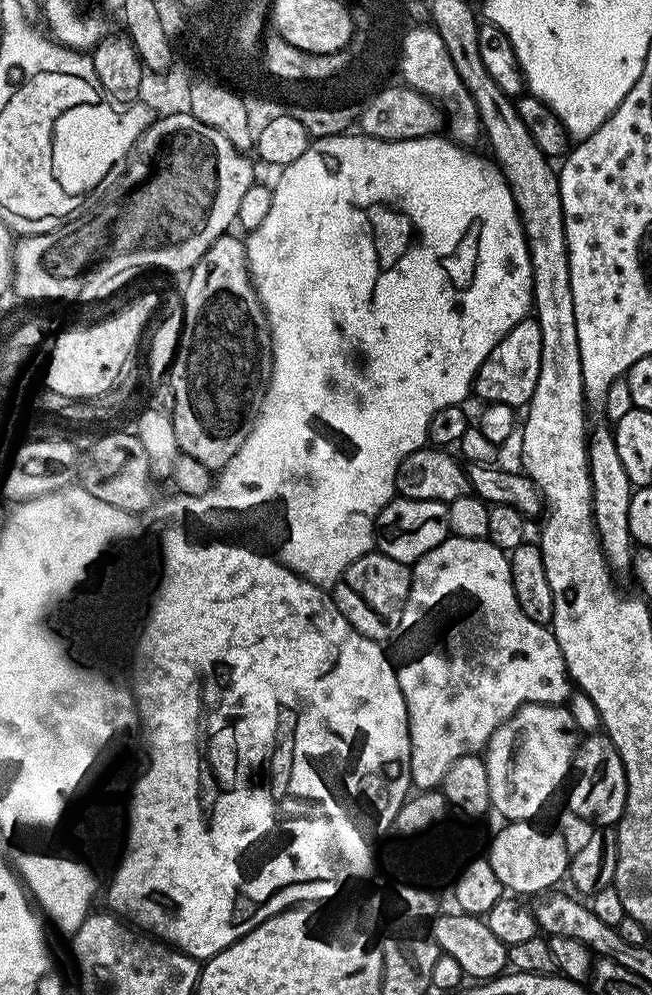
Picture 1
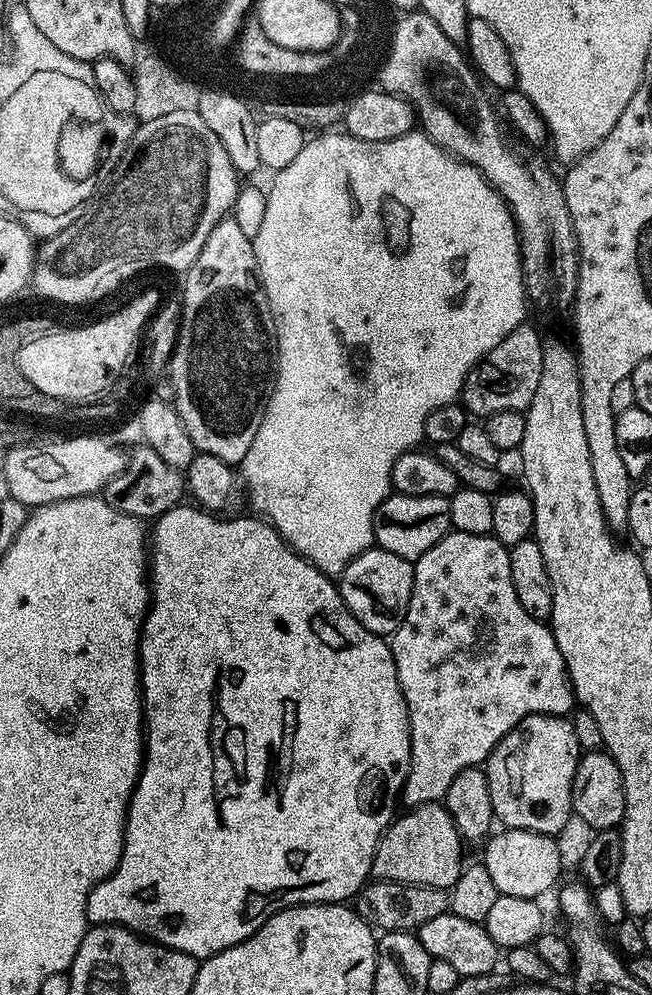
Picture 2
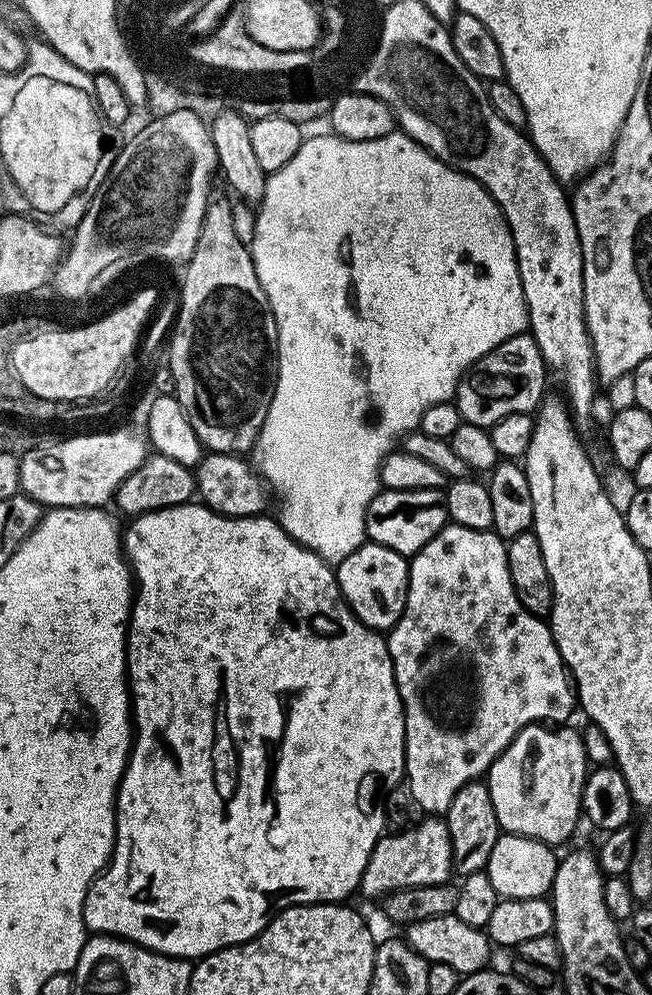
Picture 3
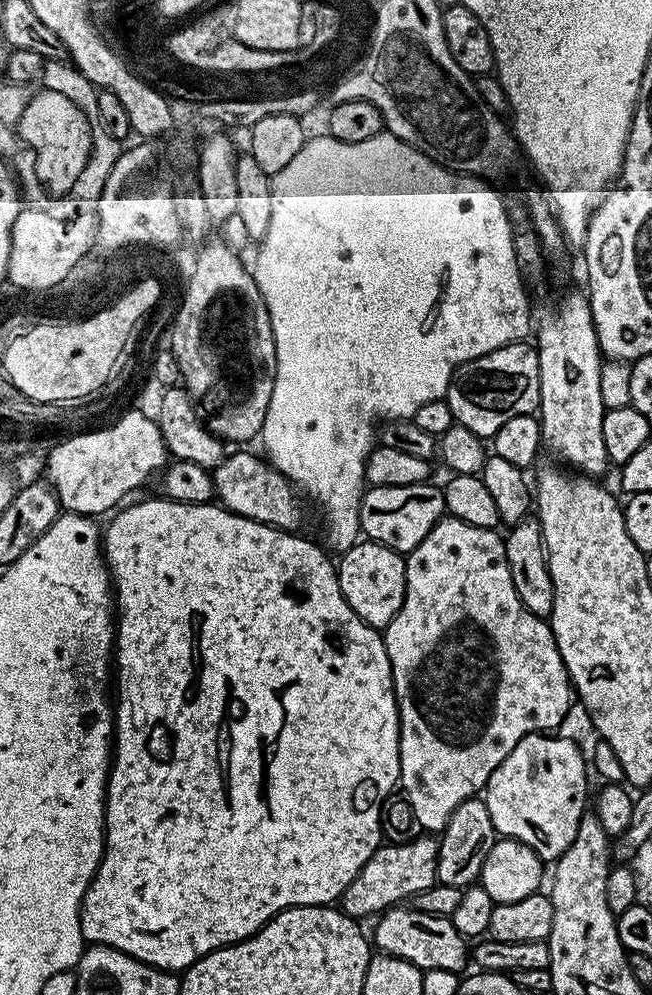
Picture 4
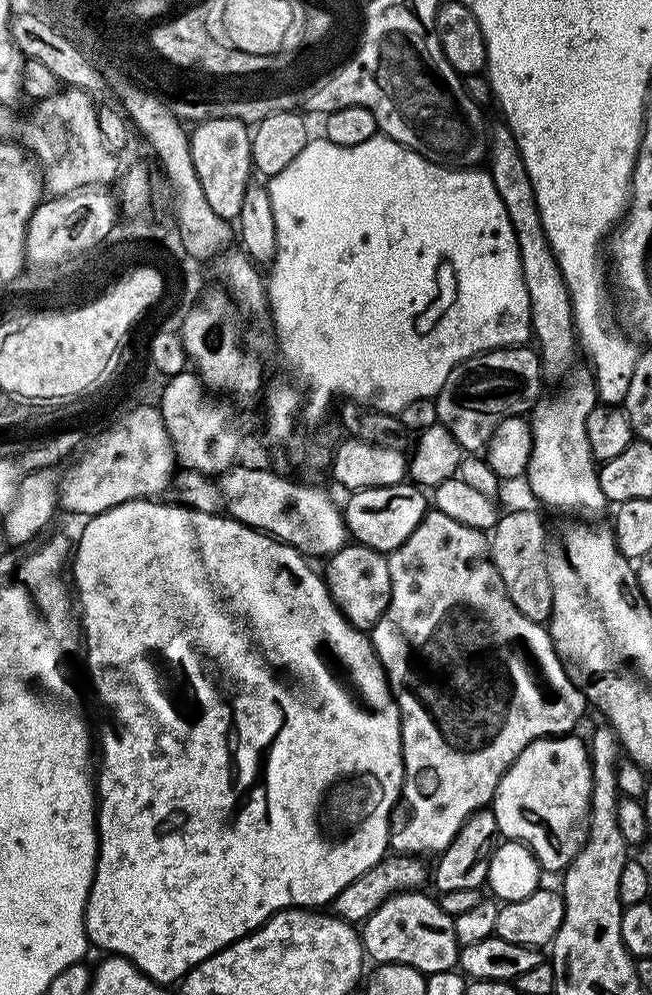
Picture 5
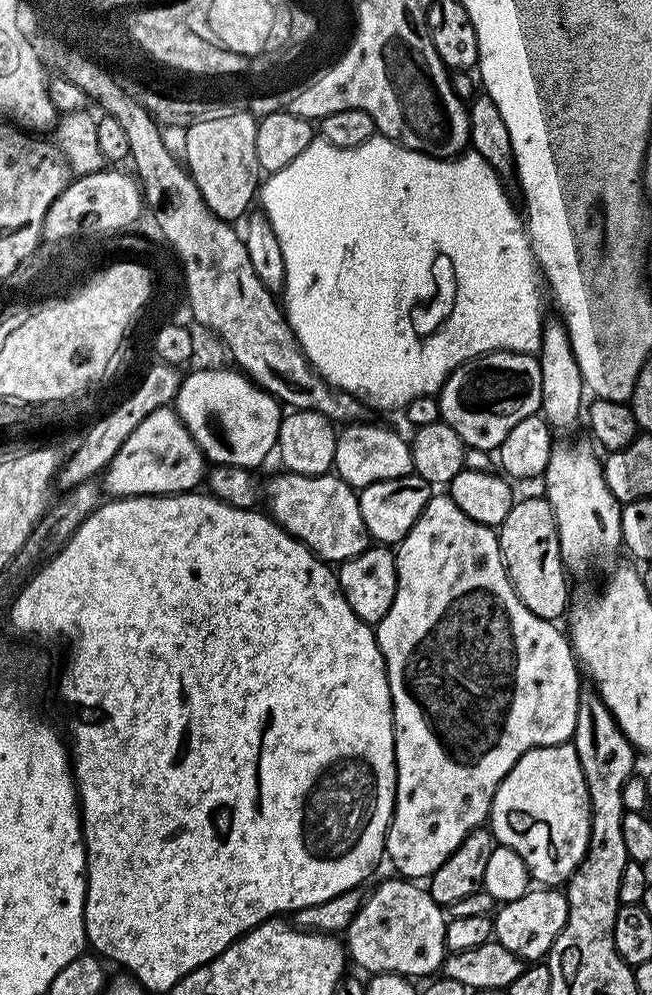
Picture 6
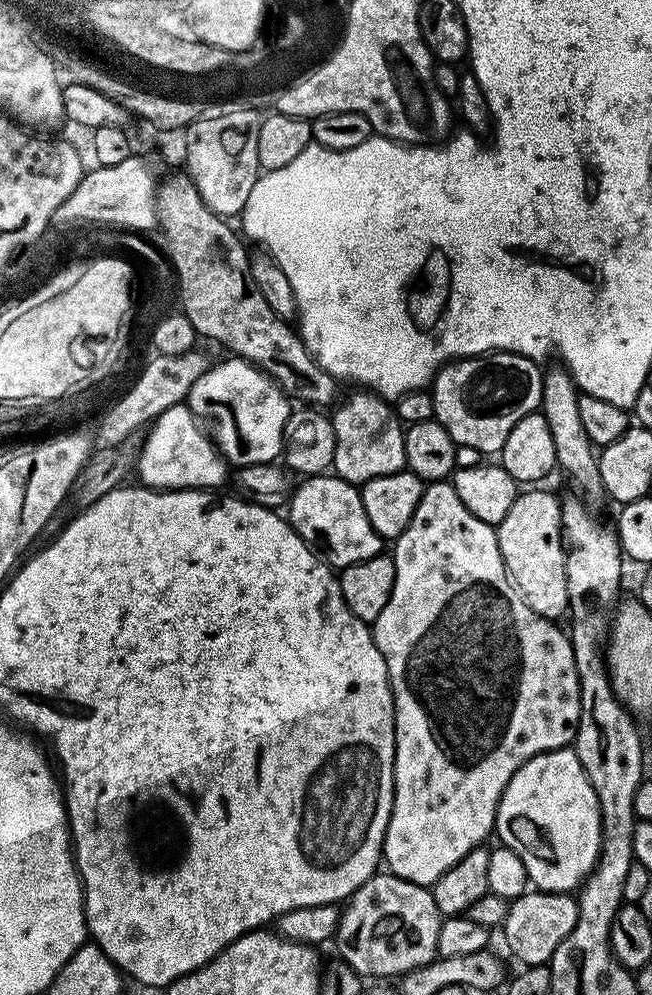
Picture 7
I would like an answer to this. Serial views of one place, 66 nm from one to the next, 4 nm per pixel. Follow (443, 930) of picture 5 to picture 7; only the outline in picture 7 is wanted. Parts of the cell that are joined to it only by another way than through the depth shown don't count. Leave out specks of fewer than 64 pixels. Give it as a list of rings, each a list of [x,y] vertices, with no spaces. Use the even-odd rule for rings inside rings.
[[[373,874],[347,897],[334,937],[339,959],[361,978],[399,978],[410,970],[426,966],[438,956],[442,917],[431,891],[425,885],[406,882],[391,874],[380,875]]]

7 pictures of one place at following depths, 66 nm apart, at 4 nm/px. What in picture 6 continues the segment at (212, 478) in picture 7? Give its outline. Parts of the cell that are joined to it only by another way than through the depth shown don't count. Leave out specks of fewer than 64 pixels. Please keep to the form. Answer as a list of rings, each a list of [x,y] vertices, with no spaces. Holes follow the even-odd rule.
[[[167,406],[154,410],[147,414],[146,418],[139,422],[134,431],[126,438],[124,445],[117,450],[113,458],[102,472],[102,488],[112,498],[125,496],[162,496],[178,492],[190,492],[197,487],[196,484],[205,479],[206,461],[200,448],[194,442],[194,438],[186,430],[186,426],[177,416],[175,407]]]

